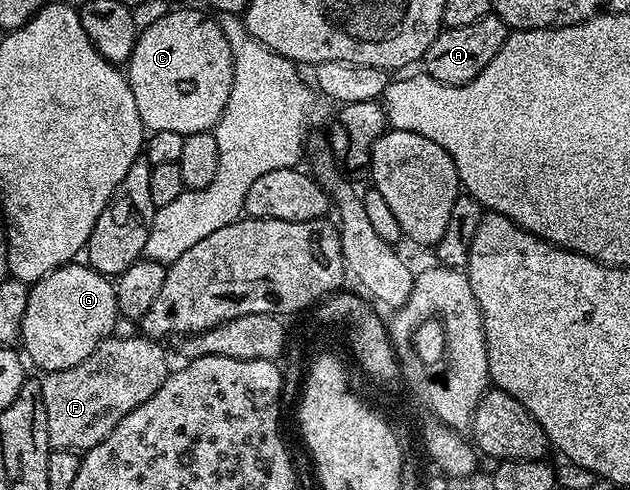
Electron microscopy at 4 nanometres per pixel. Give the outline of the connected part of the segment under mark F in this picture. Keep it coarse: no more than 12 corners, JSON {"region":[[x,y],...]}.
{"region":[[110,336],[40,379],[56,450],[95,448],[171,373],[161,346]]}

